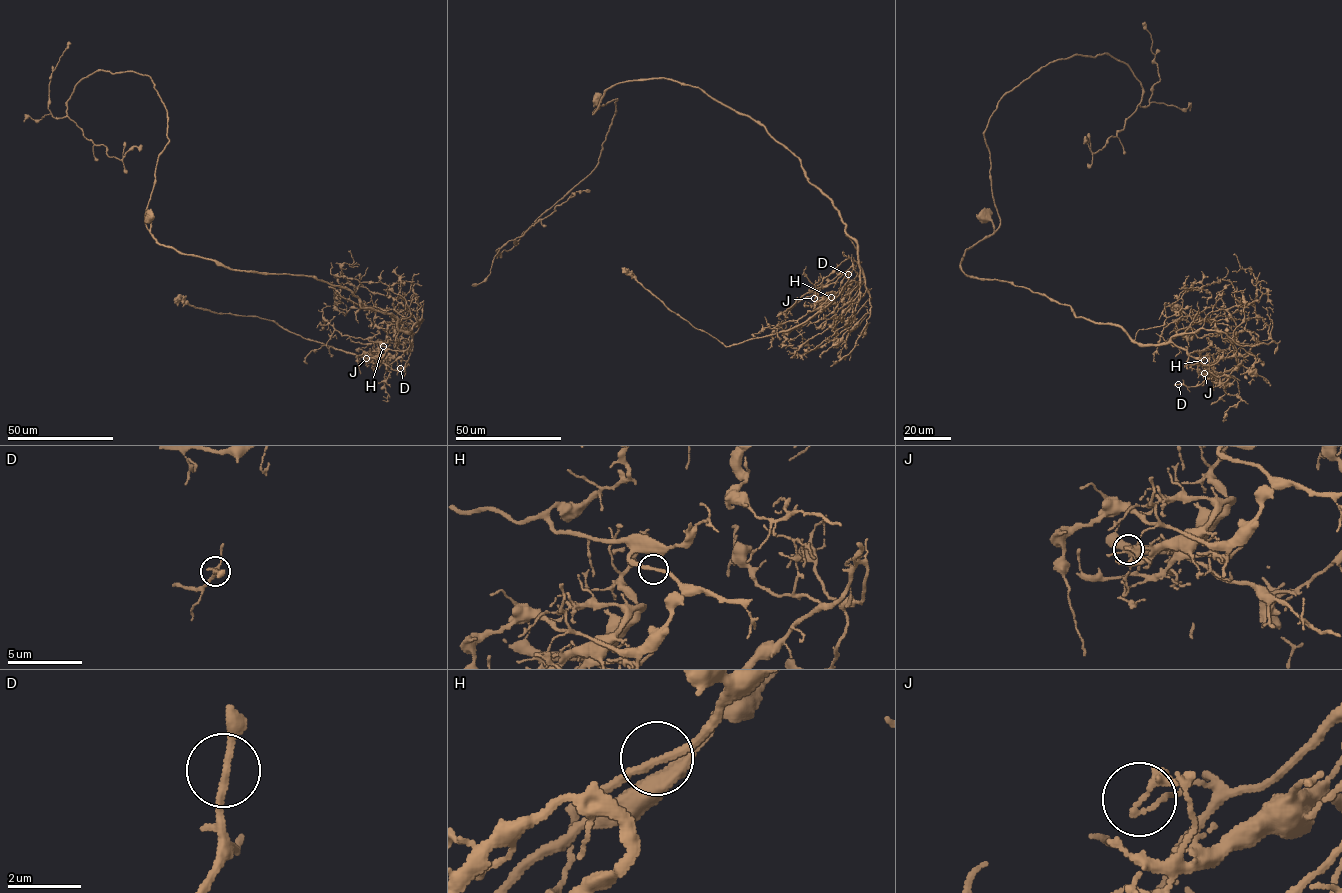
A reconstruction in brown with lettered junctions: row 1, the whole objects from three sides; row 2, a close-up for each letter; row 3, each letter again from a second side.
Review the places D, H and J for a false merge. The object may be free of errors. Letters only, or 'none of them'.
J

